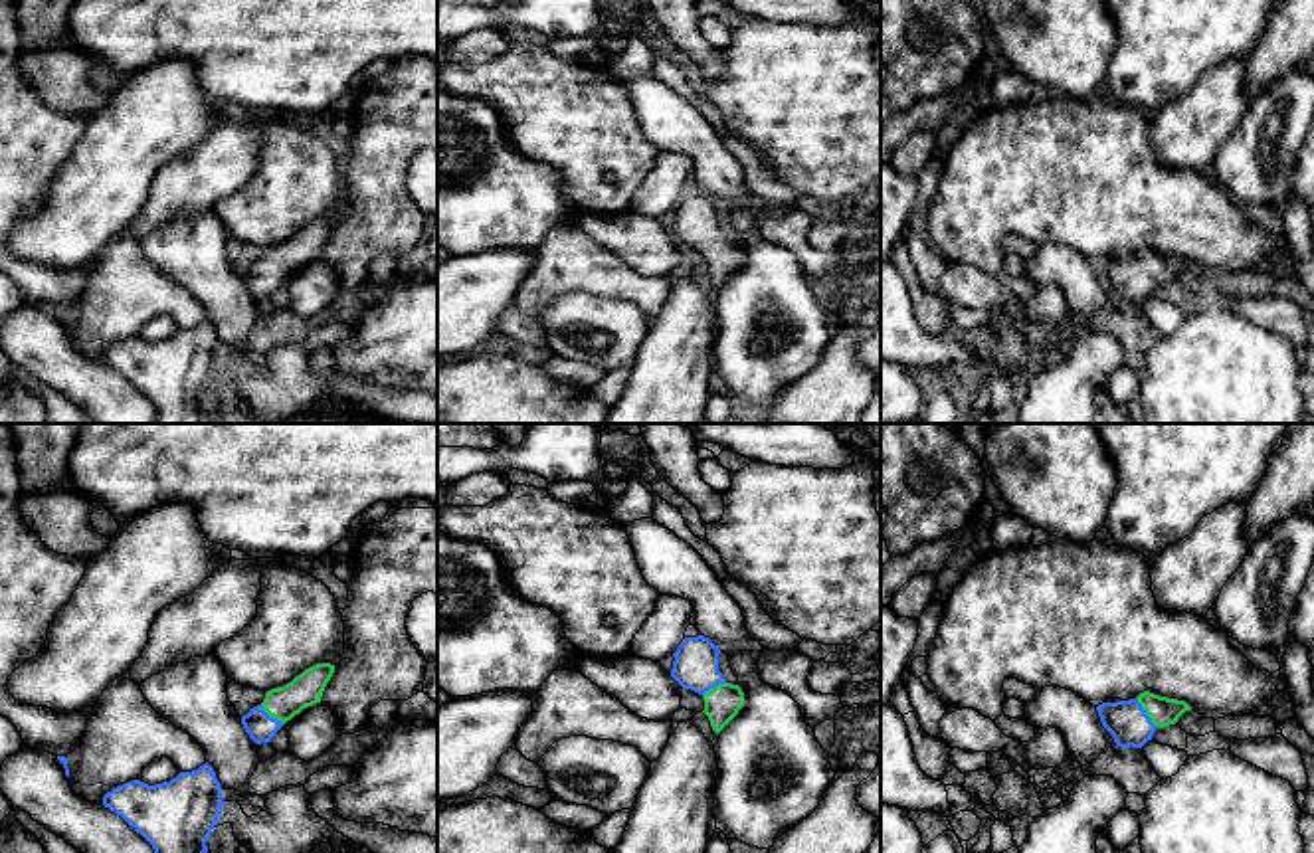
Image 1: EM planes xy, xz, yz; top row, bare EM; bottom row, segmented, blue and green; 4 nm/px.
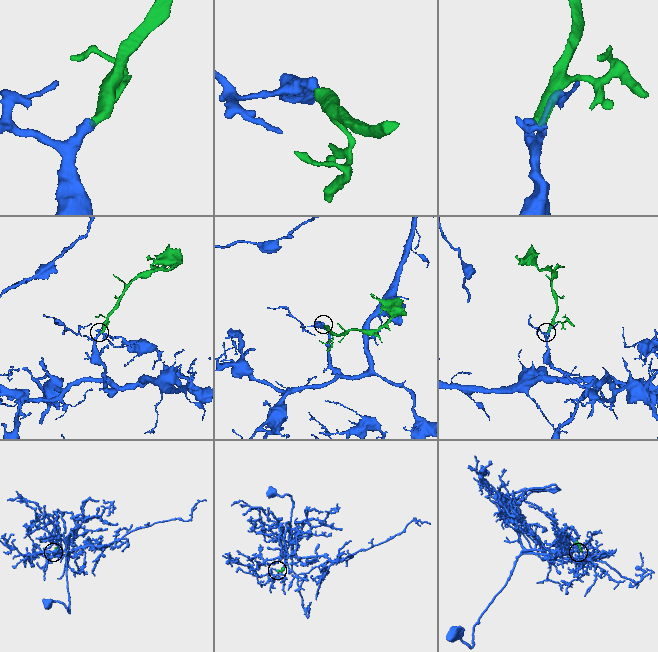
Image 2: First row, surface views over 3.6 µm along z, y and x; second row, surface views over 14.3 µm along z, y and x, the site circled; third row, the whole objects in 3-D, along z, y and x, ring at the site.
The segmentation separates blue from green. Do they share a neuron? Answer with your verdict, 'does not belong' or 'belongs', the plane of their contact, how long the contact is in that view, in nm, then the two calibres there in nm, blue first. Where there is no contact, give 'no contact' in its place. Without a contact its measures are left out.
belongs | yz | 160 nm | 170/120 nm

